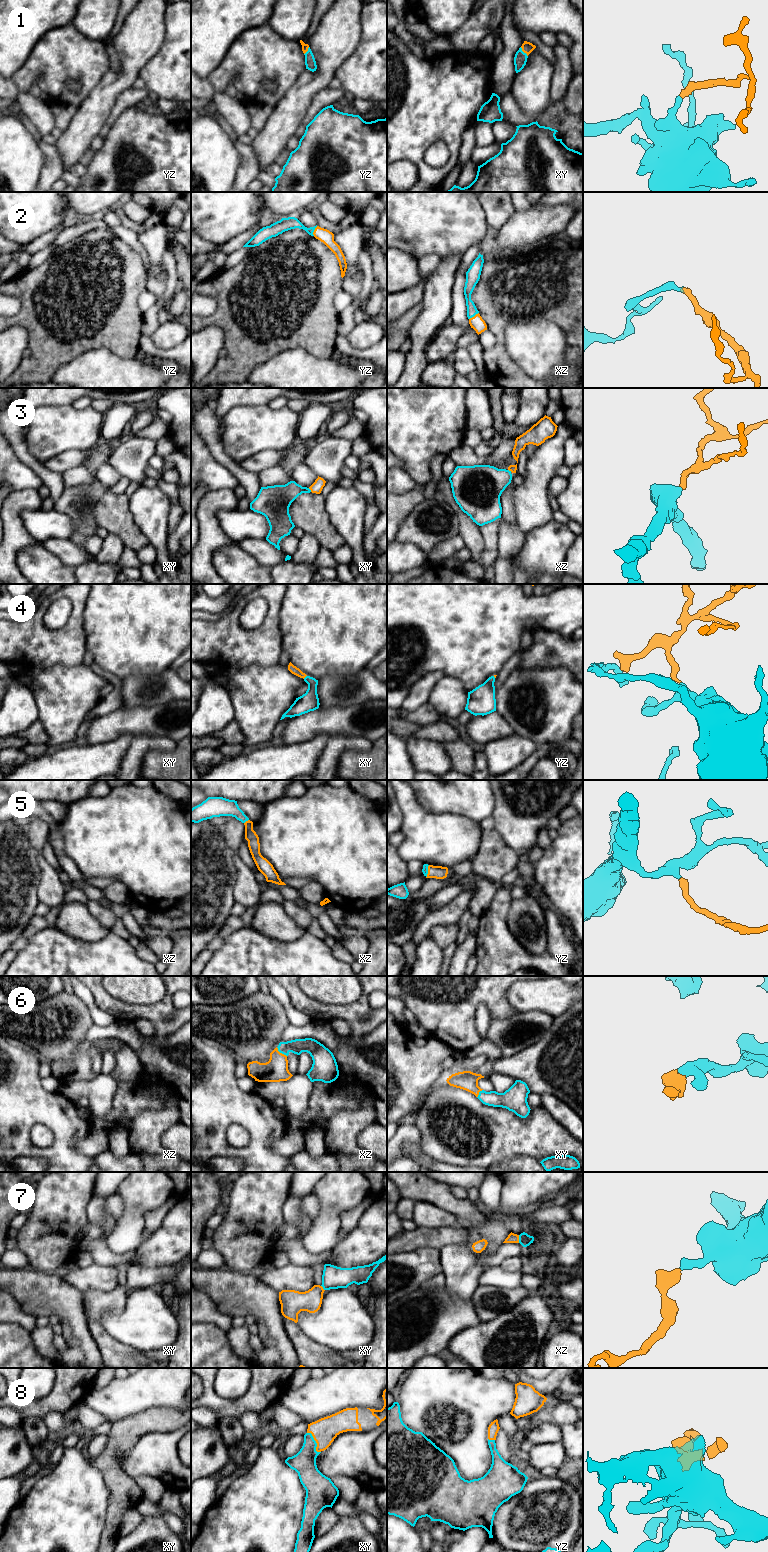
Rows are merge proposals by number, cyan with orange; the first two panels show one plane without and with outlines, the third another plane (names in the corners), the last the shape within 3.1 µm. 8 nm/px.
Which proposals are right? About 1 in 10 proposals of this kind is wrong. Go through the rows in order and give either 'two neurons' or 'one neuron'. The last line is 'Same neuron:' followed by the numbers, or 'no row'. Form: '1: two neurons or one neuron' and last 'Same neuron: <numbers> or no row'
1: one neuron
2: one neuron
3: one neuron
4: one neuron
5: one neuron
6: one neuron
7: one neuron
8: one neuron
Same neuron: 1, 2, 3, 4, 5, 6, 7, 8

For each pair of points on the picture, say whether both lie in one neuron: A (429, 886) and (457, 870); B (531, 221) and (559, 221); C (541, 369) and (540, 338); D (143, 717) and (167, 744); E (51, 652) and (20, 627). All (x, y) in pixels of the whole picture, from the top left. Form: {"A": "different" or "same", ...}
{"A": "same", "B": "same", "C": "same", "D": "different", "E": "same"}

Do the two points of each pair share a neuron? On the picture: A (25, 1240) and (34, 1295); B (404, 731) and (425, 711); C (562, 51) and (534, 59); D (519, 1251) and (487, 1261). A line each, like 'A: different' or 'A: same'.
A: different
B: same
C: different
D: same

